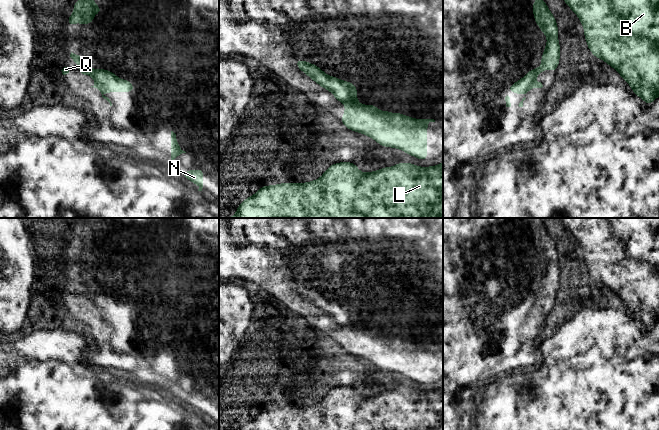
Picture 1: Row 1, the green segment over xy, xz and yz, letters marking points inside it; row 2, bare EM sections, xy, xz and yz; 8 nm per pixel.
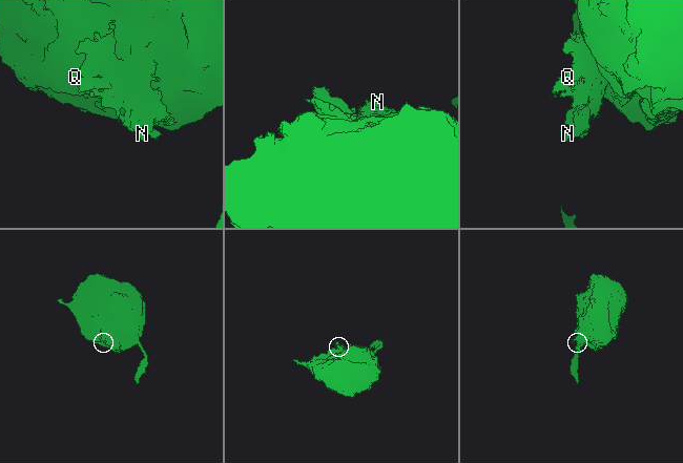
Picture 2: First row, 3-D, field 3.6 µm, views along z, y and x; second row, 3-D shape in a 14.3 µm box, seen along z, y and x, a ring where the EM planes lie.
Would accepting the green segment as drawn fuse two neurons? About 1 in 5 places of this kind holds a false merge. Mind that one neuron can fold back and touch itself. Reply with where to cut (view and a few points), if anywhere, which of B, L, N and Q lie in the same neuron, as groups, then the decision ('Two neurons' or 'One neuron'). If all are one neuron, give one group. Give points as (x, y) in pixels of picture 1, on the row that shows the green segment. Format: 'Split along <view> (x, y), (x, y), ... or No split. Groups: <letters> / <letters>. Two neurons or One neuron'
No split. Groups: B L N Q. One neuron

